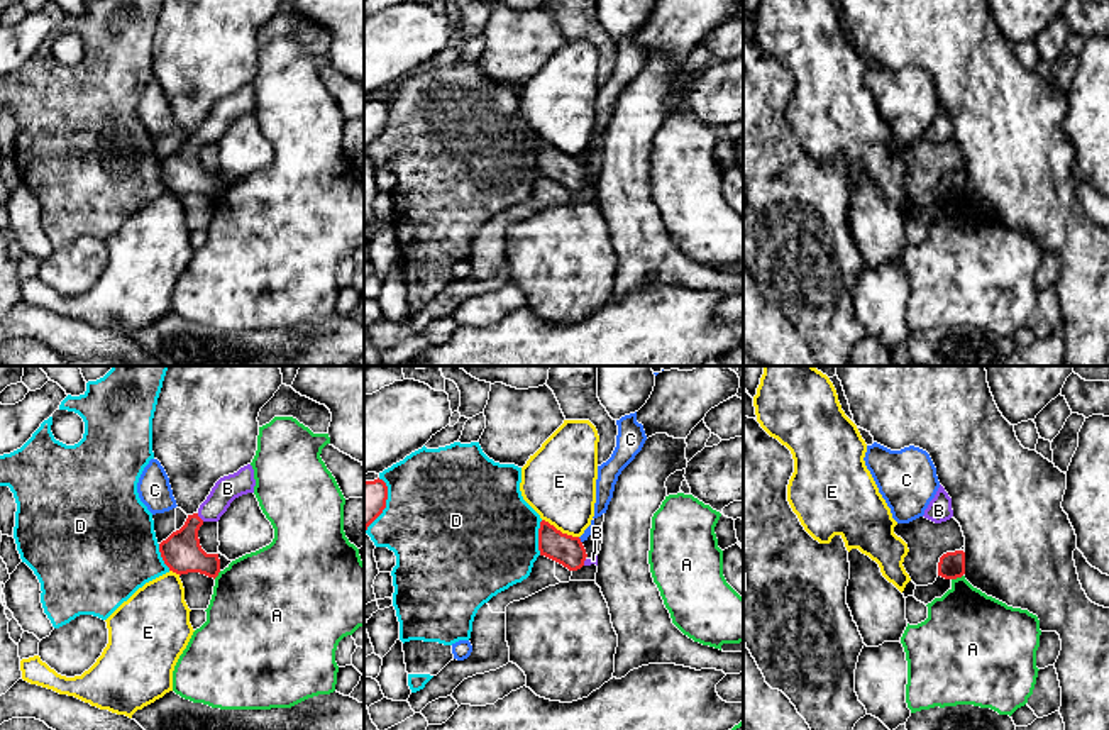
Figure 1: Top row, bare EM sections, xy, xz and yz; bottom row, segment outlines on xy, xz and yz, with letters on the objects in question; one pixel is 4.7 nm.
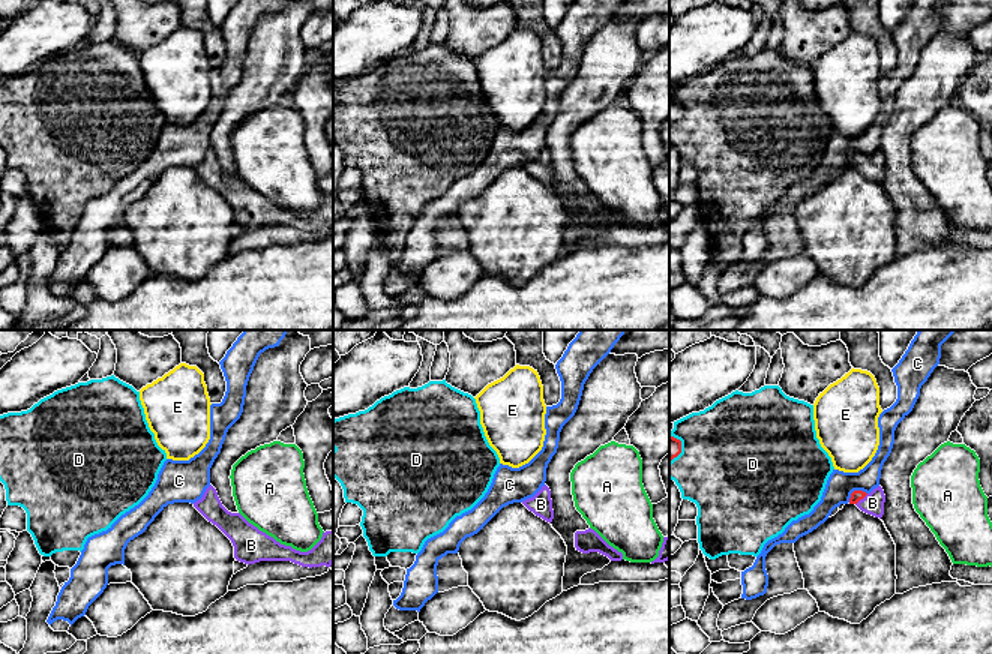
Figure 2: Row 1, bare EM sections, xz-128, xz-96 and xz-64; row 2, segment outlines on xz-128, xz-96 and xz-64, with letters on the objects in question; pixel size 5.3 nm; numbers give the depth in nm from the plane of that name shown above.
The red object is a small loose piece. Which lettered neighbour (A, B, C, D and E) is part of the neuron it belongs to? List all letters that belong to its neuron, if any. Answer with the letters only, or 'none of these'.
B

